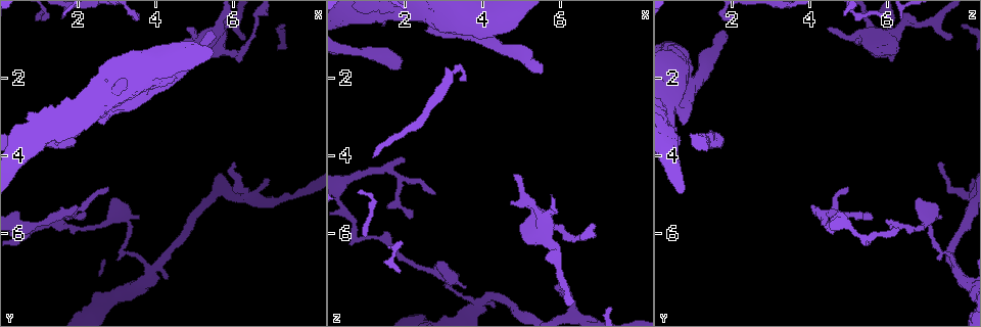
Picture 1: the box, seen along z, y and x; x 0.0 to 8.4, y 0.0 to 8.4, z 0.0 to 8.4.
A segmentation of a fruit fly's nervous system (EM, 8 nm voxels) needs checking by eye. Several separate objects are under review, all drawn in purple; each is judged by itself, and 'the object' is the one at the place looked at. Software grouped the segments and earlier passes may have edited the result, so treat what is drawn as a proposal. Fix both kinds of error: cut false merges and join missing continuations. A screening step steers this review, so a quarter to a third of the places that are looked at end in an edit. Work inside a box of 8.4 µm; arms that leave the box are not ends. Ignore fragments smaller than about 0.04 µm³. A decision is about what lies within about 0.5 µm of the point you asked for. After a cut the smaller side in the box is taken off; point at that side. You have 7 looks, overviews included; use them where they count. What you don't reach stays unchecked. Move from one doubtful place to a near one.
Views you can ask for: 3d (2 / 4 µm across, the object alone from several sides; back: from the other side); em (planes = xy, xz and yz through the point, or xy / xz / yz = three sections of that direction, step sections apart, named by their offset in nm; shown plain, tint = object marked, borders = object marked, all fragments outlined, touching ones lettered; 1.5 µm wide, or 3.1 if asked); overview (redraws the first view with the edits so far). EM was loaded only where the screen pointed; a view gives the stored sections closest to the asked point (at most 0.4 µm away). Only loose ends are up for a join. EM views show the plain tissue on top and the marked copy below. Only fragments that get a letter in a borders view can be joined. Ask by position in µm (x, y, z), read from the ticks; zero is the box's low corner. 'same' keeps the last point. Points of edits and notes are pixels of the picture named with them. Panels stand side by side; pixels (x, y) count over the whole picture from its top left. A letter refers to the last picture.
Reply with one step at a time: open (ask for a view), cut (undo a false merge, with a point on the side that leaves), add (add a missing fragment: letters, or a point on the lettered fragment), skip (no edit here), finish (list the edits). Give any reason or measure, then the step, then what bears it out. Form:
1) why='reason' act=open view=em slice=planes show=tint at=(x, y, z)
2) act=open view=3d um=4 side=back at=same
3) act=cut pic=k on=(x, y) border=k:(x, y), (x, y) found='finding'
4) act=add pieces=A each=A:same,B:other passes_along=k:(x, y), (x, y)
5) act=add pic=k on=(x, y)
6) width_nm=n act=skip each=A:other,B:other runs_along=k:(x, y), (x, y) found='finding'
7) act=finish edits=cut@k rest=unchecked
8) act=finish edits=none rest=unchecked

why='an open end' act=open view=em slice=xy step=4 show=borders at=(2.75, 4.90, 5.05)

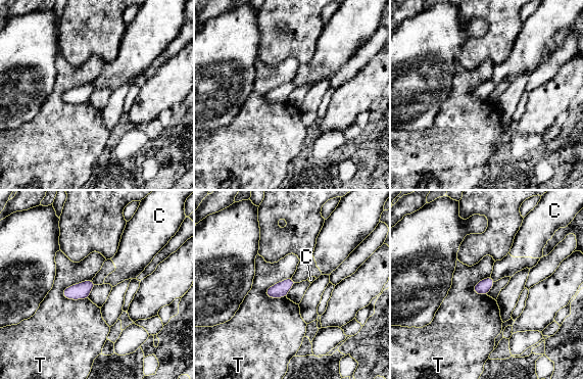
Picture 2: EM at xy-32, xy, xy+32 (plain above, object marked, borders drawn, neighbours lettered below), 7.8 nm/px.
why='cut it another way' act=open view=em slice=planes show=borders at=same

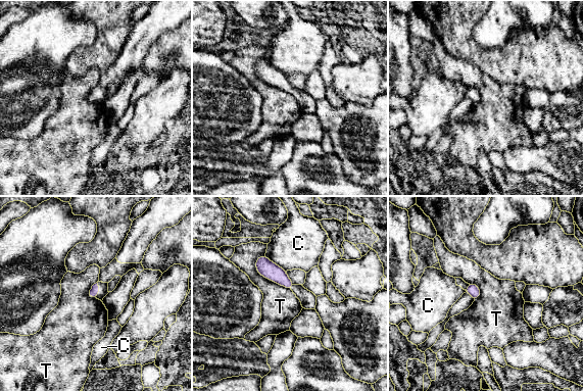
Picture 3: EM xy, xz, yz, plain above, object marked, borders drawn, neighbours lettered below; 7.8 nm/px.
act=skip each=C:other,T:other border=3:(255, 258), (259, 274), (290, 290) found='no lettered fragment goes on from it'

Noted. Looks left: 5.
why='an open end' act=open view=em slice=planes show=borders at=(4.30, 7.15, 7.90)

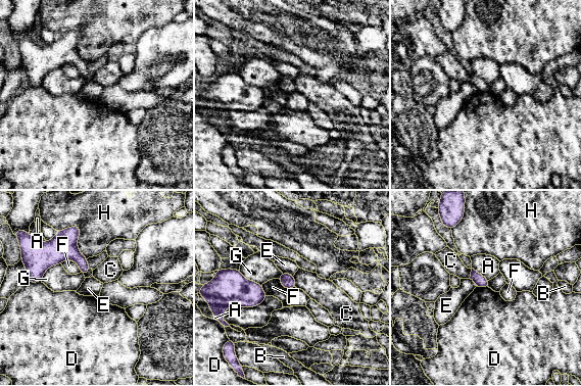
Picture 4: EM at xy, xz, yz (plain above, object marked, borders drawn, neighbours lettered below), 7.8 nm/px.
act=skip each=A:other,B:other,C:other,D:other,E:other,F:other,G:other,H:other border=4:(239, 269), (224, 270) found='none of them fits'

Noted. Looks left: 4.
why='abrupt turn' act=open view=em slice=planes show=tint at=(4.00, 1.95, 0.80)

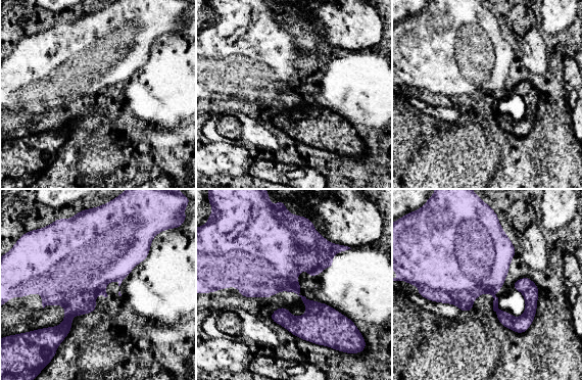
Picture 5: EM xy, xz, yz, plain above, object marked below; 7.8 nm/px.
act=open view=em slice=planes show=borders at=same

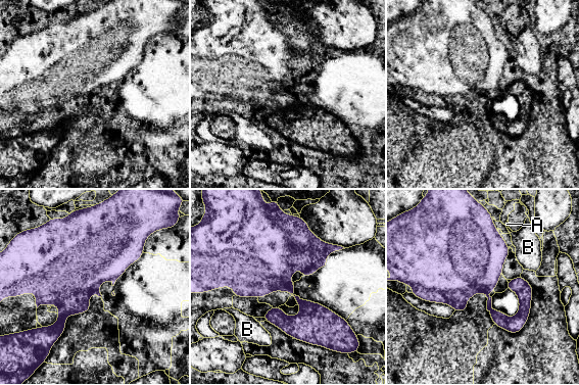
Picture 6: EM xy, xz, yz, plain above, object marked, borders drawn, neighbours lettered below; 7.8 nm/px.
width_nm=180 act=cut pic=6 on=(36, 344) each=A:other,B:other found='a second neuron is stuck on'

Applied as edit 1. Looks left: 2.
act=finish edits=cut@6 rest=unchecked

